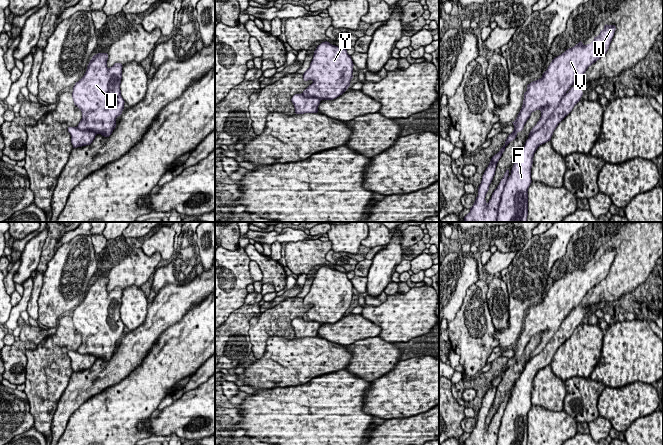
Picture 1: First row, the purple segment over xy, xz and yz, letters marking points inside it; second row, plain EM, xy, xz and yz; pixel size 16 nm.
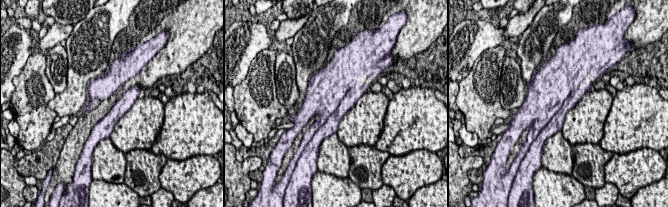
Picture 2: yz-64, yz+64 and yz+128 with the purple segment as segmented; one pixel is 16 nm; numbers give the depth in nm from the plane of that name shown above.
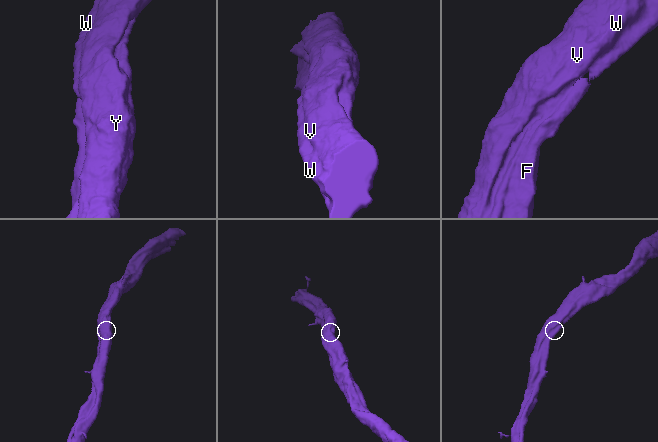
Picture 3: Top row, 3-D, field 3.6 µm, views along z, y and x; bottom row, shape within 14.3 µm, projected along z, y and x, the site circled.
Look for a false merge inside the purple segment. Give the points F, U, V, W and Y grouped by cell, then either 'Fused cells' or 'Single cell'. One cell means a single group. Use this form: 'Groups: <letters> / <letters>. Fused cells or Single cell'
Groups: F U V W Y. Single cell

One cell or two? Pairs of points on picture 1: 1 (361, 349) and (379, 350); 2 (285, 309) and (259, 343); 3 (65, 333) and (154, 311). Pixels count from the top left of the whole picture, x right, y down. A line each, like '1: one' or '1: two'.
1: one
2: one
3: two

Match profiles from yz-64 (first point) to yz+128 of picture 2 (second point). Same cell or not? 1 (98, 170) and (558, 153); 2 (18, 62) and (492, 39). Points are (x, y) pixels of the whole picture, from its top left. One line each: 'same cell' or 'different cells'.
1: same cell
2: same cell

